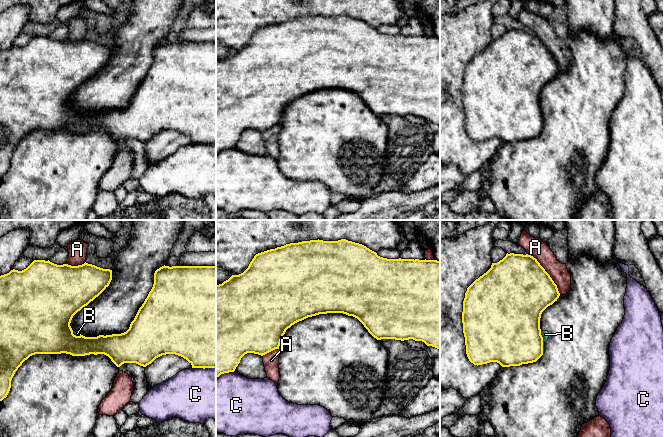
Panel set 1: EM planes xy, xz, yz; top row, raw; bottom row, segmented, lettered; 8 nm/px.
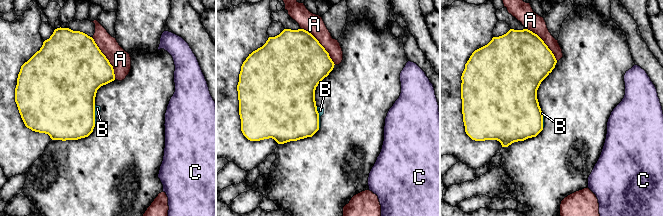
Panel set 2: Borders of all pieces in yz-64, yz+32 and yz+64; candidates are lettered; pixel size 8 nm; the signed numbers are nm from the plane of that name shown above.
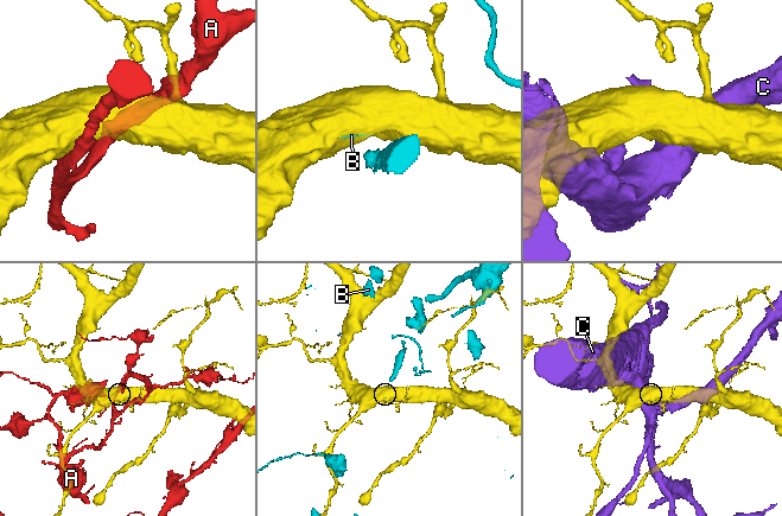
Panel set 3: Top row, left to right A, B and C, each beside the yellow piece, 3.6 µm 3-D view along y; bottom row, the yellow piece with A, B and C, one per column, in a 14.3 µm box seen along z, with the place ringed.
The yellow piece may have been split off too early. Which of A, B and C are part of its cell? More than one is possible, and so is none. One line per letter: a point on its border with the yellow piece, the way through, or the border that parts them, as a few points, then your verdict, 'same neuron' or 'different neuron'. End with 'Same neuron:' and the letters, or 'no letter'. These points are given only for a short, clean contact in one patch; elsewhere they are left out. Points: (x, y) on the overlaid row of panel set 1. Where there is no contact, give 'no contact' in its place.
A: meets yellow in yz at (548, 274); different neuron
B: meets yellow in yz at (542, 342); different neuron
C: meets yellow in xy at (204, 368); different neuron
Same neuron: no letter

